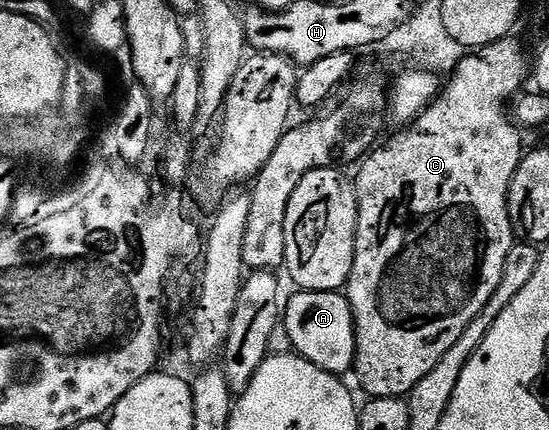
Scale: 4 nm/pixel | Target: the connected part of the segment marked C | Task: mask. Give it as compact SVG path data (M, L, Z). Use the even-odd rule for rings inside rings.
M511 36L503 37L500 41L496 41L492 45L486 45L479 51L472 51L465 55L459 63L457 63L456 69L452 70L450 76L443 82L442 92L437 96L436 100L431 105L427 105L424 108L424 112L416 118L415 121L411 122L400 134L397 135L393 141L388 141L384 146L381 144L379 147L373 148L371 152L367 154L359 162L358 168L360 168L360 174L357 175L356 181L354 177L354 188L356 191L356 202L360 210L358 211L358 227L356 228L356 250L354 251L354 267L350 271L348 276L348 284L346 286L346 296L350 303L350 311L352 312L352 318L354 319L354 331L356 332L356 364L354 366L354 377L360 380L362 388L368 392L369 398L373 397L398 397L403 398L405 395L411 393L412 388L415 387L418 382L425 375L430 375L430 371L434 371L434 367L438 363L438 359L442 359L442 355L446 355L446 351L450 351L450 347L454 347L454 343L458 343L458 339L462 339L462 331L466 331L466 327L470 327L470 323L474 323L474 319L478 315L478 311L482 311L482 307L486 307L486 303L490 303L490 295L494 295L494 291L498 291L498 283L502 283L502 271L506 267L506 255L510 255L514 244L514 222L510 211L508 210L508 188L510 183L514 179L514 175L518 171L520 166L520 160L524 158L526 152L526 146L524 141L520 138L521 130L518 128L515 120L510 116L504 108L509 108L510 102L525 88L526 82L530 77L530 57L524 54L524 49L519 45L518 42L512 41Z

